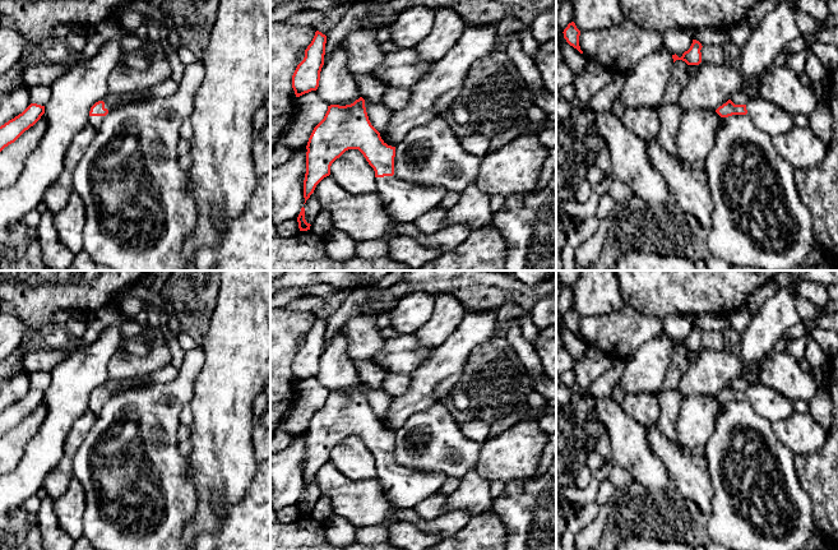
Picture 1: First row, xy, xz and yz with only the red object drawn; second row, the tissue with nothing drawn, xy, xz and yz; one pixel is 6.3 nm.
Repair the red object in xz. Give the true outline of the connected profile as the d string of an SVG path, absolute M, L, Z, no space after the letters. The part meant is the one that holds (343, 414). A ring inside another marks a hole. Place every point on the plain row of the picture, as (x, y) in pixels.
M362 383L351 390L328 392L306 435L305 489L316 471L330 461L332 449L348 435L358 435L374 454L376 479L388 500L399 509L413 509L449 479L444 473L412 470L394 462L395 433L388 431L371 411Z

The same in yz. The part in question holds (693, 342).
M693 325L690 334L685 337L681 343L679 343L676 339L672 341L673 348L676 346L682 346L687 351L699 351L702 348L702 338L700 338L702 333L703 332L699 327Z

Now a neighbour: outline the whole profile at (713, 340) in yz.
M718 331L703 332L700 338L702 338L702 348L704 350L714 350L714 351L724 350L724 341L722 332Z

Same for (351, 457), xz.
M348 435L337 444L330 462L351 482L376 479L375 457L358 435Z

